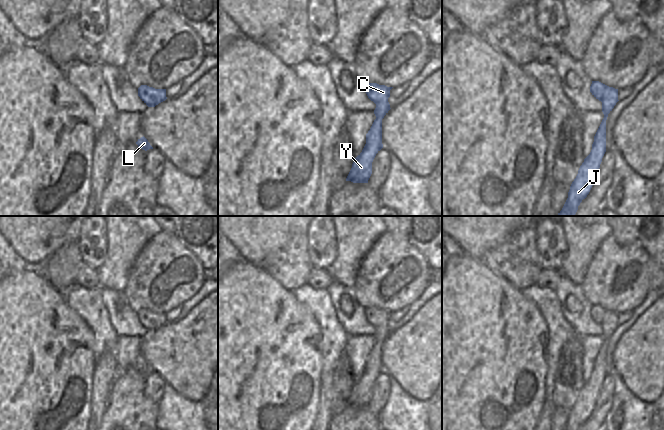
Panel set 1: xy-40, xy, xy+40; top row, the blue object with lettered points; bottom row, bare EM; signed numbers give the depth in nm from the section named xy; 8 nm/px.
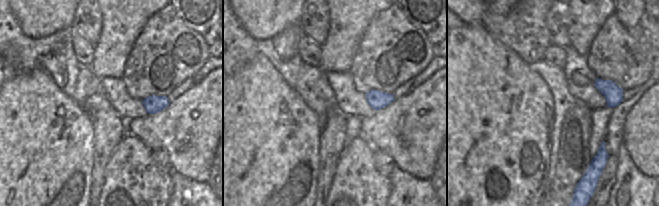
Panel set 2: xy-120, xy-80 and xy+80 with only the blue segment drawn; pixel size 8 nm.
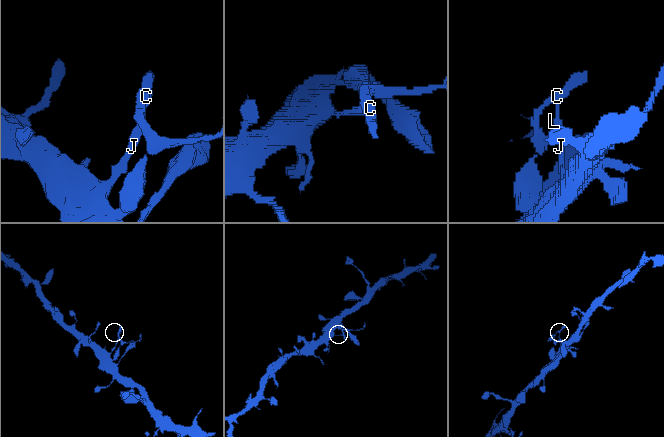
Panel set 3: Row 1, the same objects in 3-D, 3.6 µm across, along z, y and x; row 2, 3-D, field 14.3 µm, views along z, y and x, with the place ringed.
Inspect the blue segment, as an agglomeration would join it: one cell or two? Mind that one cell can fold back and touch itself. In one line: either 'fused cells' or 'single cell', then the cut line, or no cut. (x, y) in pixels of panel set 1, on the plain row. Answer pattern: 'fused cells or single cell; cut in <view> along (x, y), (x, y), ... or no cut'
fused cells; cut in xy along (376, 342), (381, 343)

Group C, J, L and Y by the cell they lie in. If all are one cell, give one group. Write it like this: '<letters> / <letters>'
C / J L Y

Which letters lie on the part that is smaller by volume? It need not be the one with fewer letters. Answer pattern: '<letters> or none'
C

